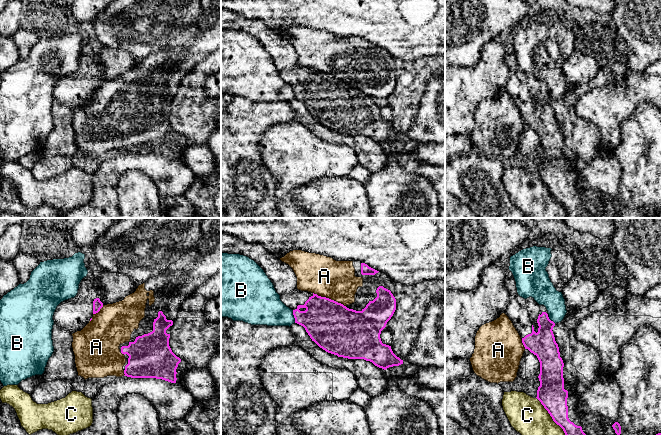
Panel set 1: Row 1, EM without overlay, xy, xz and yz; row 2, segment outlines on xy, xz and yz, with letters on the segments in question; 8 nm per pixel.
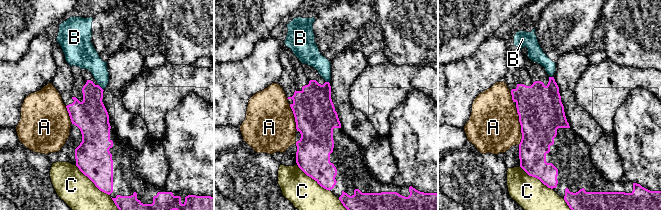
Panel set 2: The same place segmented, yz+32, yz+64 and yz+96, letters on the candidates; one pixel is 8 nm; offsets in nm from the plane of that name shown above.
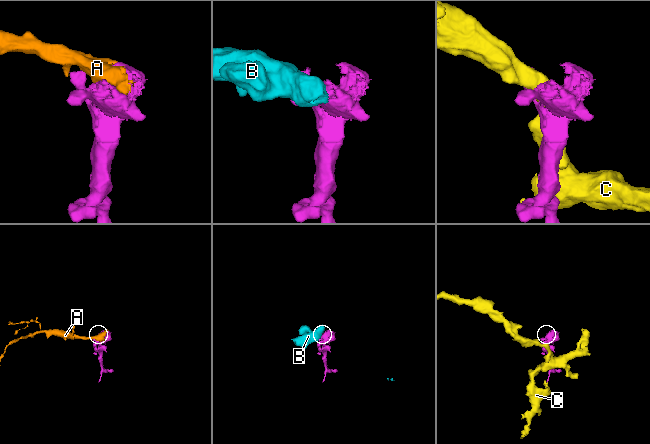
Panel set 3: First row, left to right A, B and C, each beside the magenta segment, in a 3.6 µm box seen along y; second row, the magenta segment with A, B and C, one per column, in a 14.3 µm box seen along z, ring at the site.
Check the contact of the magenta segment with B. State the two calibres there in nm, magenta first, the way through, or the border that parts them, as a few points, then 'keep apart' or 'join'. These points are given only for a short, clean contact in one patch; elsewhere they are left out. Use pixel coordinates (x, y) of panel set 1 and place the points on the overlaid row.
340 nm thick on the magenta side, 280 nm on the other; keep apart

